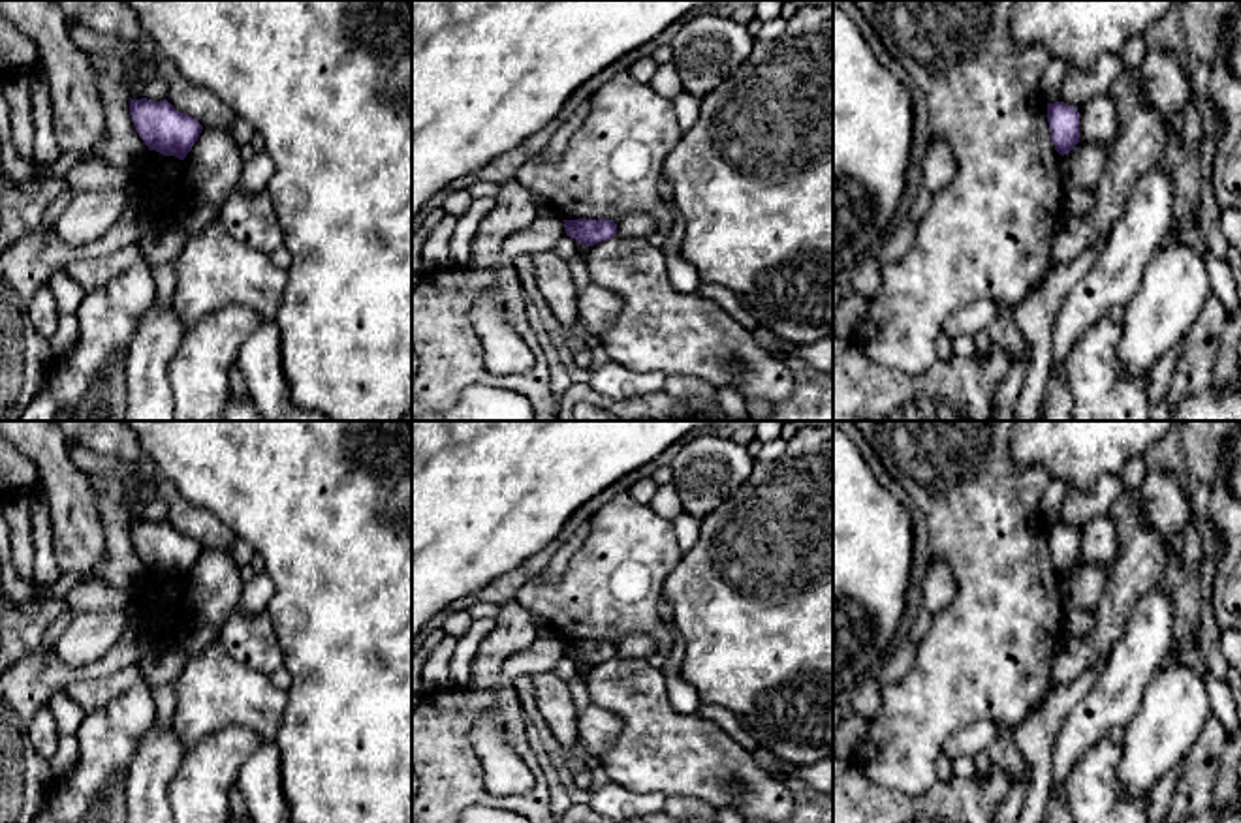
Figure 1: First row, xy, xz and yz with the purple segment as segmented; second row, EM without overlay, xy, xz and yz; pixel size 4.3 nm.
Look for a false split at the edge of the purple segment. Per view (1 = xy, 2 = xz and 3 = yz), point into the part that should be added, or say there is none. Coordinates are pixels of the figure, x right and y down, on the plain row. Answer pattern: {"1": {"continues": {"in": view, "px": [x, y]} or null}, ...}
{"1": {"continues": null}, "2": {"continues": null}, "3": {"continues": null}}

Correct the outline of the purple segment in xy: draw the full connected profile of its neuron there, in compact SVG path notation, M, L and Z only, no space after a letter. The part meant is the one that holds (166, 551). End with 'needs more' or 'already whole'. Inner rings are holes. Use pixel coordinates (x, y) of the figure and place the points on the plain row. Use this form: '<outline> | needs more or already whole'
M130 519L130 536L149 571L179 581L186 579L203 551L196 539L177 532L167 520Z | already whole

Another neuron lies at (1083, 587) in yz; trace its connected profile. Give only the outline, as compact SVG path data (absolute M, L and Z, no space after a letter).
M1077 564L1062 577L1064 601L1076 609L1092 611L1098 607L1107 577L1094 566Z

